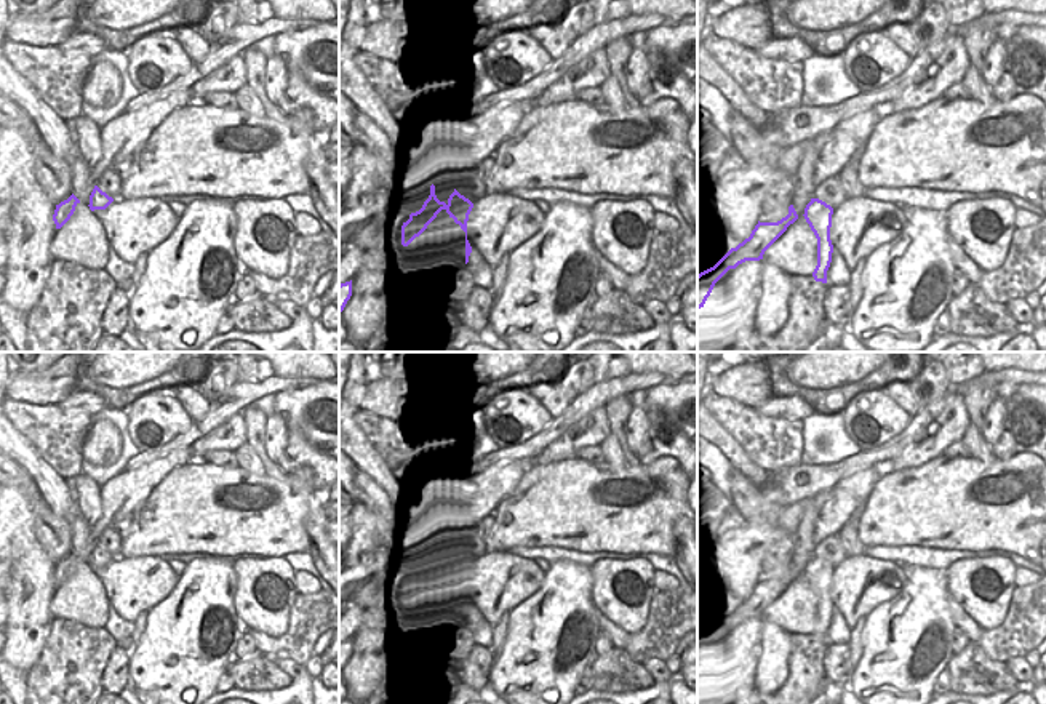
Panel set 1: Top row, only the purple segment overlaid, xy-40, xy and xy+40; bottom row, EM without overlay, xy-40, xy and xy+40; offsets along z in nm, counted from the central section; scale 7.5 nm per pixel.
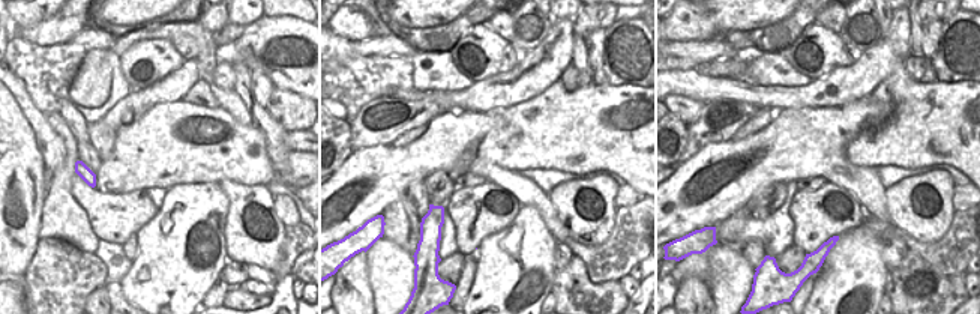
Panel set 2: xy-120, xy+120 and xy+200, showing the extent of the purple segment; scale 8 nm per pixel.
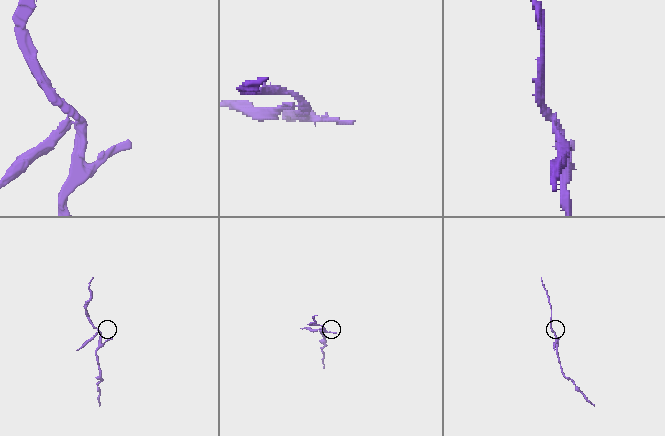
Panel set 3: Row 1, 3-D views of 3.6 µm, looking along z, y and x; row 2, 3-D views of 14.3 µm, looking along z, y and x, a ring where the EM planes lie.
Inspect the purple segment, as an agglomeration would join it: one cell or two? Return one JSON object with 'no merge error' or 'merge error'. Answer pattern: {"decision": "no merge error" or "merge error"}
{"decision": "merge error"}

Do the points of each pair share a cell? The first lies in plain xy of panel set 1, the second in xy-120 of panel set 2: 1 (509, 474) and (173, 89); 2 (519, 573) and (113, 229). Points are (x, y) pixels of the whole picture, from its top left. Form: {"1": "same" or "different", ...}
{"1": "same", "2": "same"}

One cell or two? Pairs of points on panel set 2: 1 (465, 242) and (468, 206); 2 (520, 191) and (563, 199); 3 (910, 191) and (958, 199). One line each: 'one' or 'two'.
1: one
2: two
3: two

